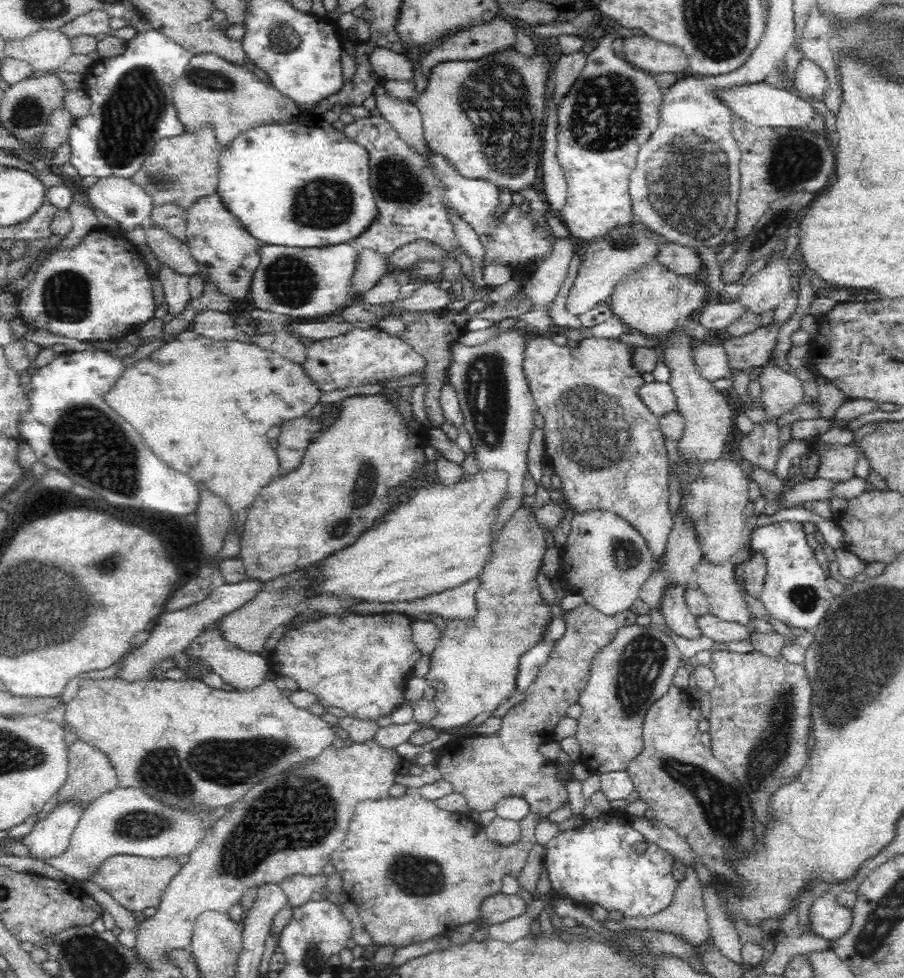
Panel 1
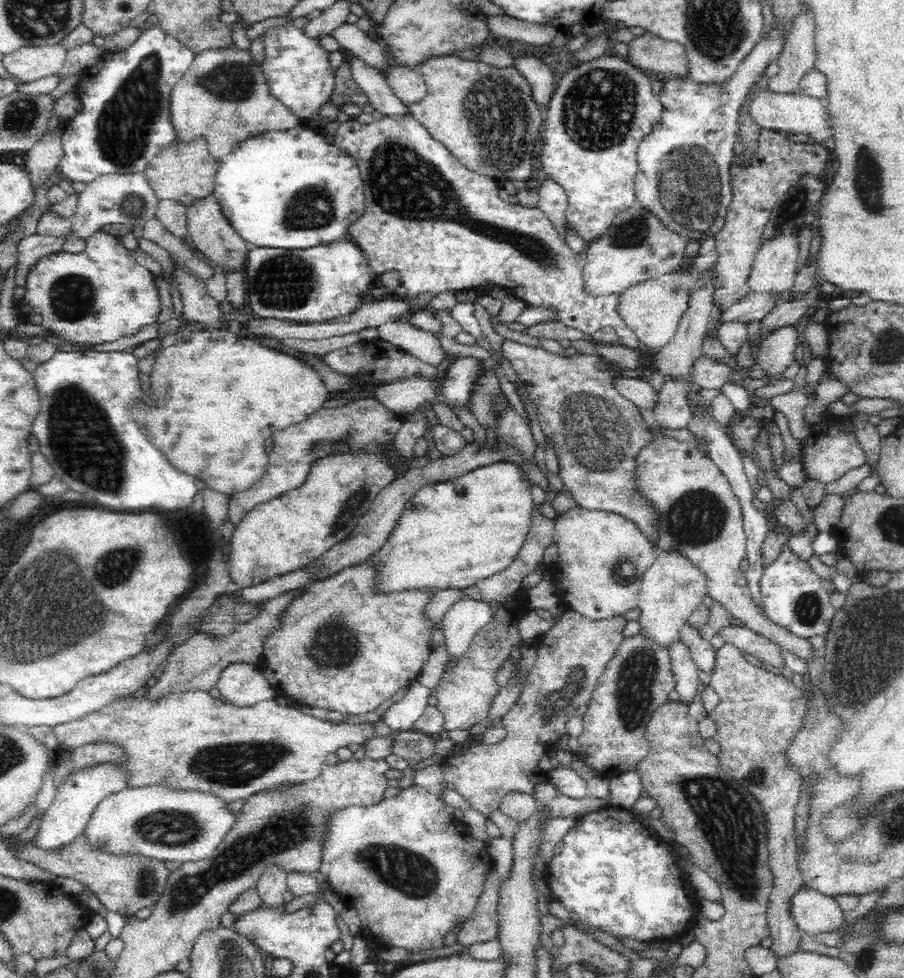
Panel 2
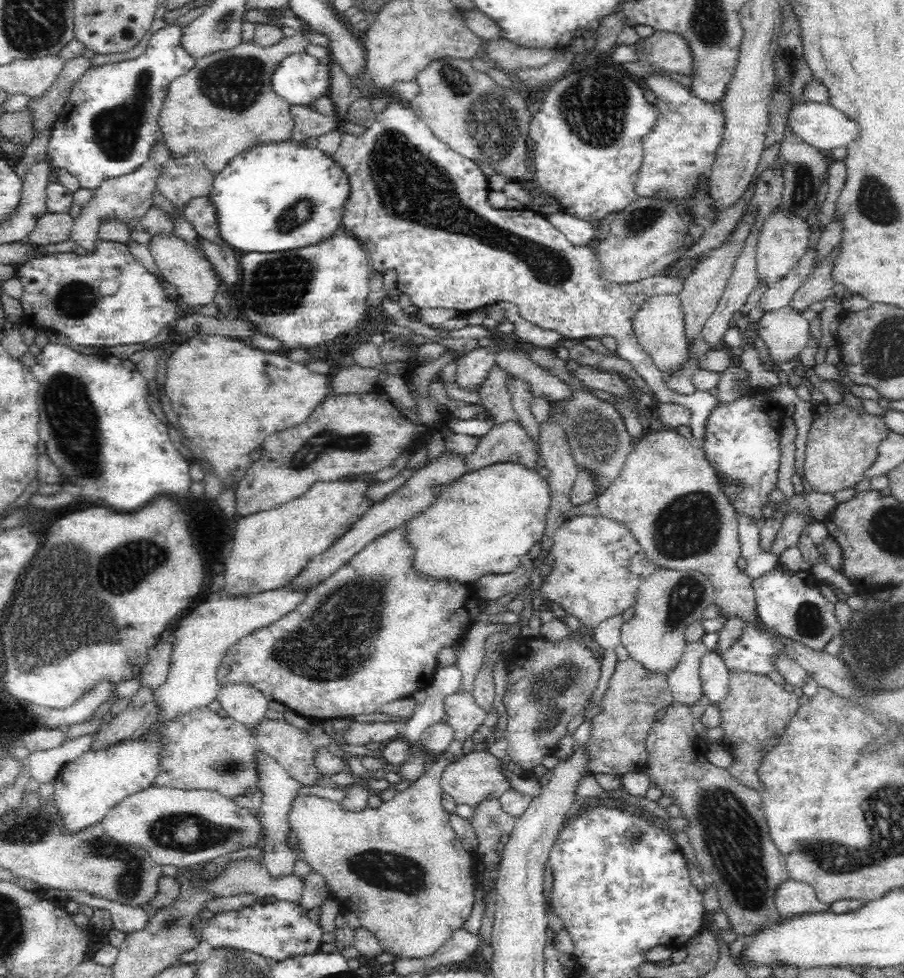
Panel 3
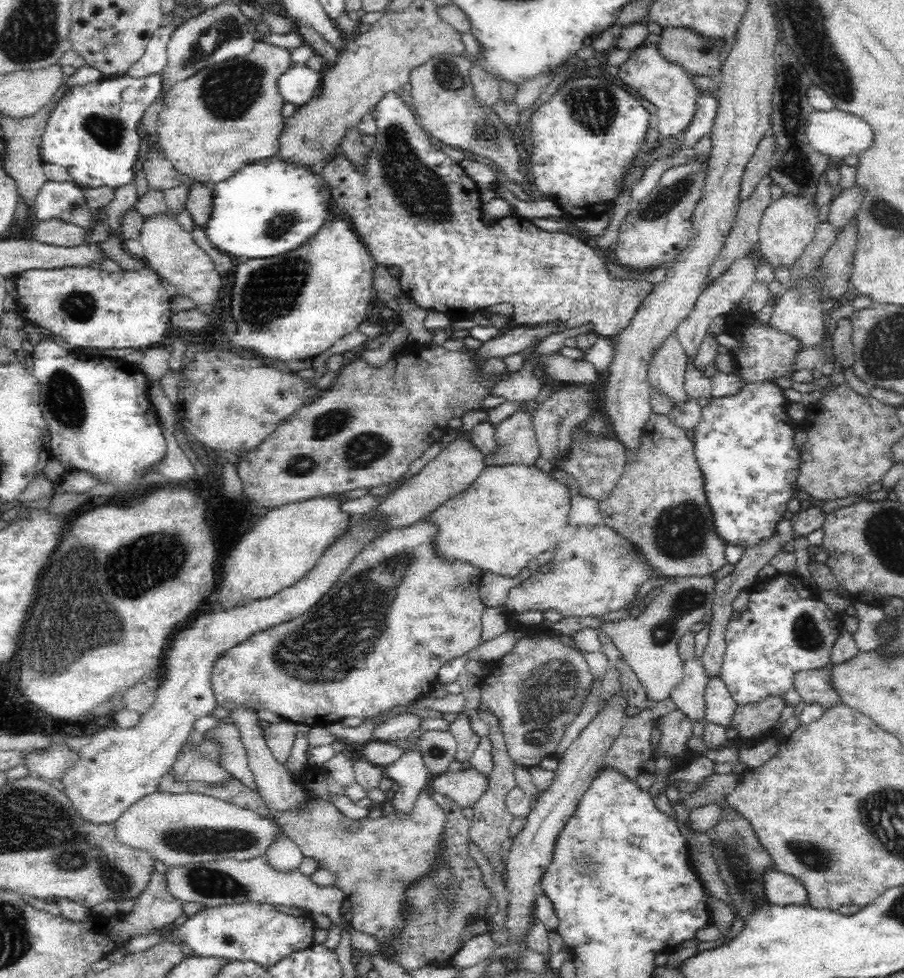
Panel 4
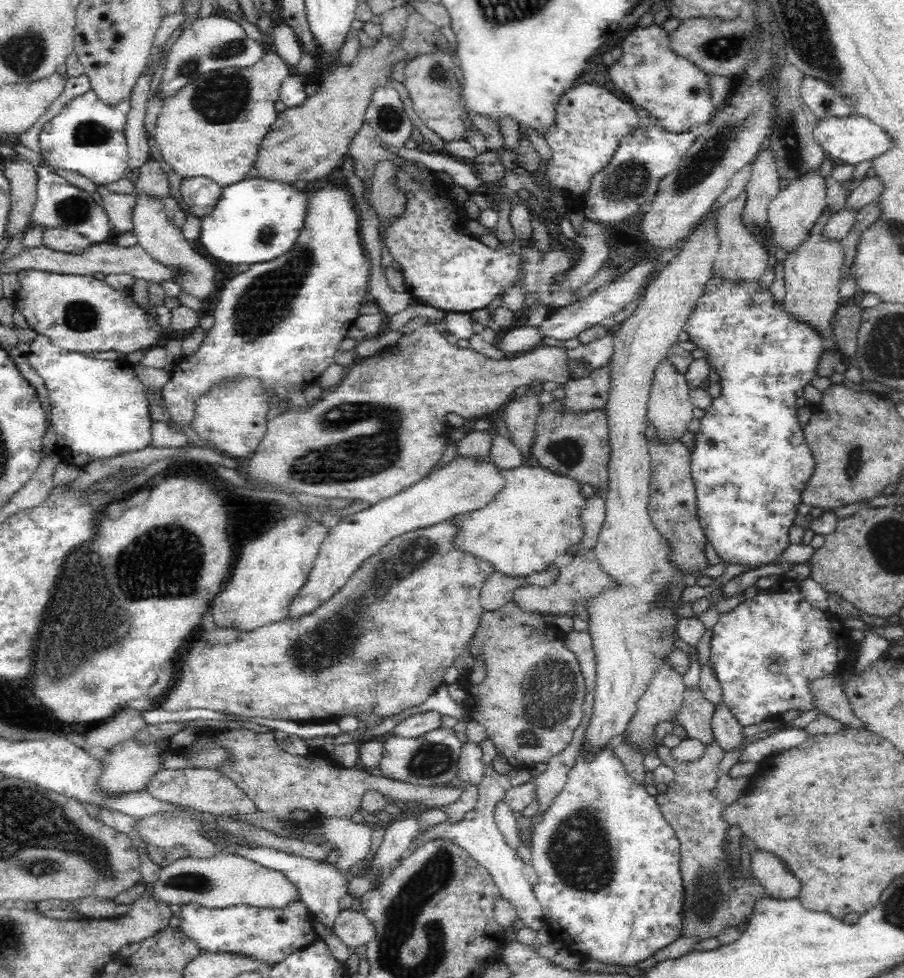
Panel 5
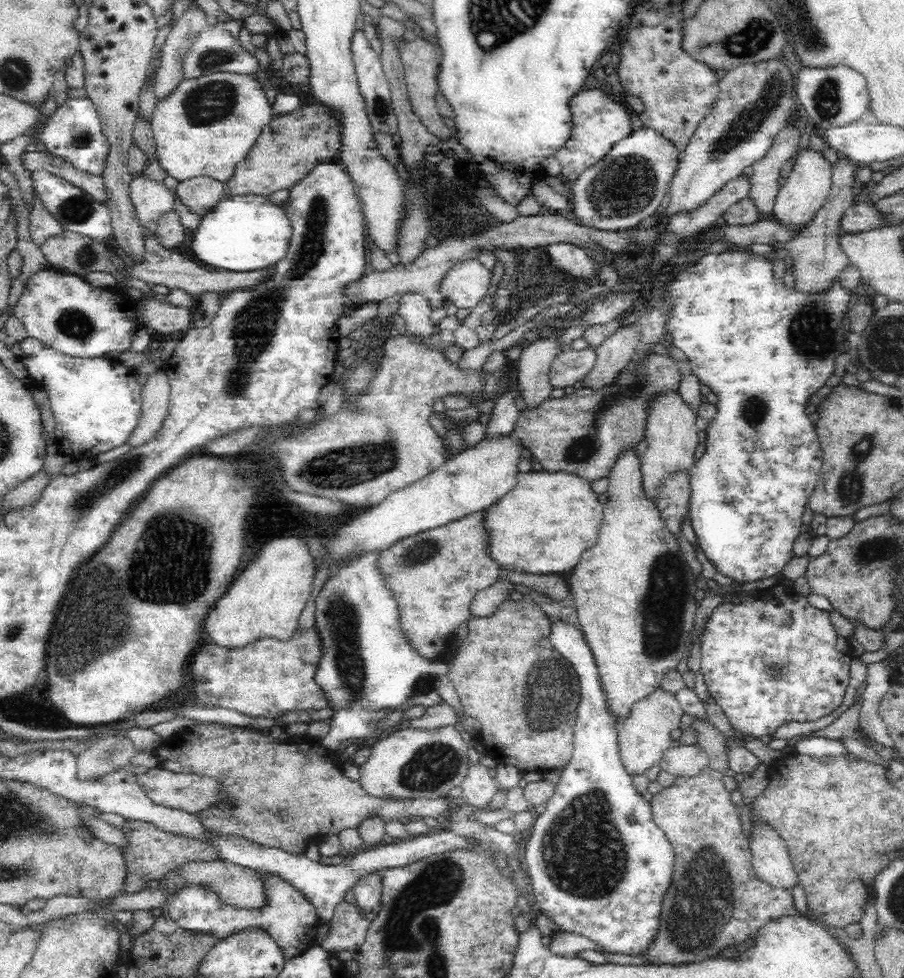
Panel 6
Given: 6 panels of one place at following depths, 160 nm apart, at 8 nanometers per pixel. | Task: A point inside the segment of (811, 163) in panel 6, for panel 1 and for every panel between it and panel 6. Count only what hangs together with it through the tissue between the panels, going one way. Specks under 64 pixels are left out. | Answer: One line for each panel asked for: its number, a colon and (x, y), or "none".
1: (766, 289)
2: (774, 269)
3: (784, 238)
4: (788, 225)
5: (791, 214)

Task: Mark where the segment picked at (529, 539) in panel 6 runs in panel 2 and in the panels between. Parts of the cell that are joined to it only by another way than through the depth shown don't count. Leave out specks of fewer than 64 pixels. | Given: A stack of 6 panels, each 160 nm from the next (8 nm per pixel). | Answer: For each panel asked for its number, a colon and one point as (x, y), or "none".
2: (452, 534)
3: (484, 523)
4: (499, 523)
5: (520, 532)

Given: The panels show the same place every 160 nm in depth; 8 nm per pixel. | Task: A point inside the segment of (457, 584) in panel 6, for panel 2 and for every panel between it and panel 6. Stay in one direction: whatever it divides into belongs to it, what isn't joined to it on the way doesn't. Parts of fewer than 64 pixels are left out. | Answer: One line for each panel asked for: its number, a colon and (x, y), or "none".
2: (387, 638)
3: (369, 634)
4: (378, 639)
5: (413, 607)

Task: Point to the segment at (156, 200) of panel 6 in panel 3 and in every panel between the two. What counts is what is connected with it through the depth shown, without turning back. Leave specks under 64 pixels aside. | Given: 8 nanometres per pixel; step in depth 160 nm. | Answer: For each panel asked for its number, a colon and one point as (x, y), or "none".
3: (179, 262)
4: (169, 250)
5: (163, 241)

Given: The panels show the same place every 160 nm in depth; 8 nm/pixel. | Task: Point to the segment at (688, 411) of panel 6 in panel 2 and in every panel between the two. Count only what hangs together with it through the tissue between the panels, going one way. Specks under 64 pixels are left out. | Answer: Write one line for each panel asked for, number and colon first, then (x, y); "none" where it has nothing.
2: (653, 309)
3: (659, 325)
4: (666, 369)
5: (669, 409)

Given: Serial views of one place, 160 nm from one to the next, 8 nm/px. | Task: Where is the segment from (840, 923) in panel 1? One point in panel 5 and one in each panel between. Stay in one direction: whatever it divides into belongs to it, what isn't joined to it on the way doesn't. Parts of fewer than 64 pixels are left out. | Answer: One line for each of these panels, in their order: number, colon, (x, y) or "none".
2: (814, 913)
3: (792, 898)
4: (780, 889)
5: (770, 871)

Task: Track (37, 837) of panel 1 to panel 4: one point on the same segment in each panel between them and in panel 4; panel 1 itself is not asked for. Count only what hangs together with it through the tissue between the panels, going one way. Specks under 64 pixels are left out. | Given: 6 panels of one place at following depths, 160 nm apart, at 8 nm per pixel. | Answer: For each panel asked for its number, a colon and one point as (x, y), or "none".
2: (76, 797)
3: (88, 787)
4: (118, 767)

